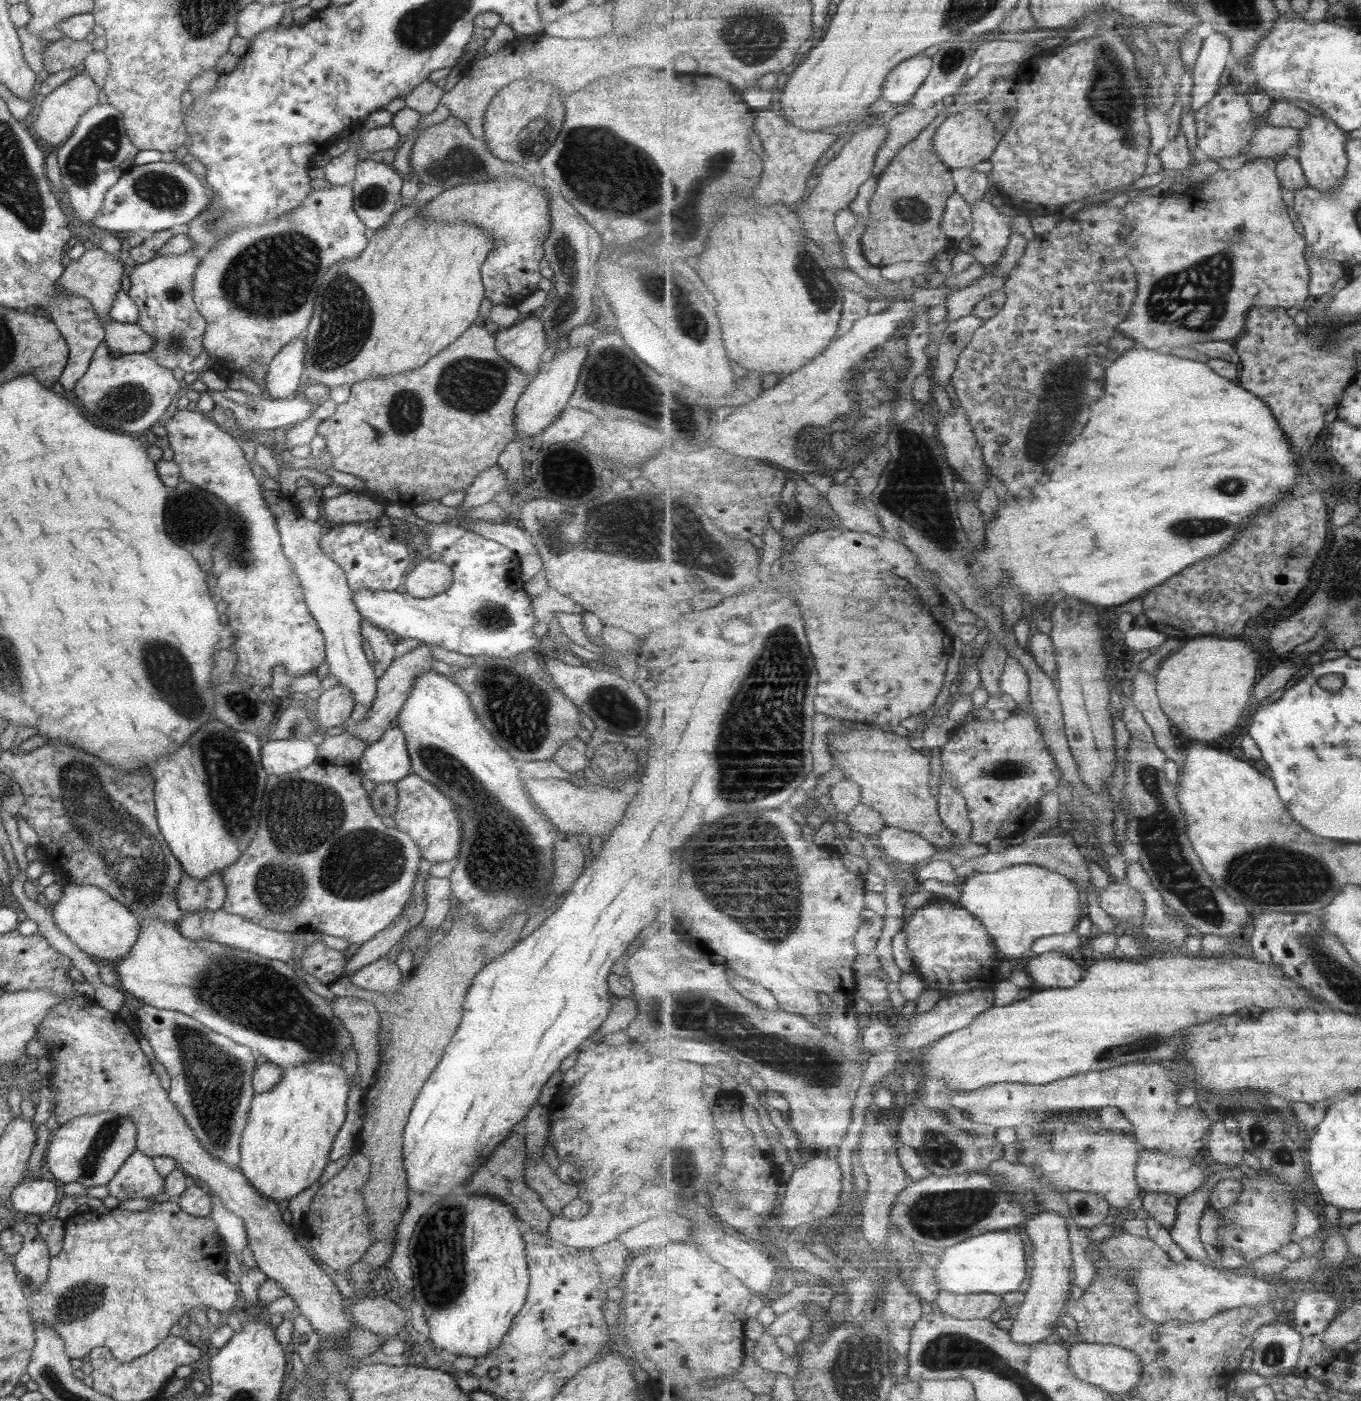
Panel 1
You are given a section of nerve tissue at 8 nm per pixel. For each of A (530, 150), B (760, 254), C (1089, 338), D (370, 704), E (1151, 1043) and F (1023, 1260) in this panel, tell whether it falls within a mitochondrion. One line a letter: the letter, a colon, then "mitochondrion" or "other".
A: mitochondrion
B: other
C: other
D: other
E: mitochondrion
F: other

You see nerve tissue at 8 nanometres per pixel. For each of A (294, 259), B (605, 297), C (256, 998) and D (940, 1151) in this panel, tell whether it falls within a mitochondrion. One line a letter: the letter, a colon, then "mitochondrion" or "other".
A: mitochondrion
B: other
C: mitochondrion
D: mitochondrion

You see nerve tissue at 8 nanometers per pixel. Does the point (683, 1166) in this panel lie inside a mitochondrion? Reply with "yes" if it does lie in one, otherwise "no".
yes

